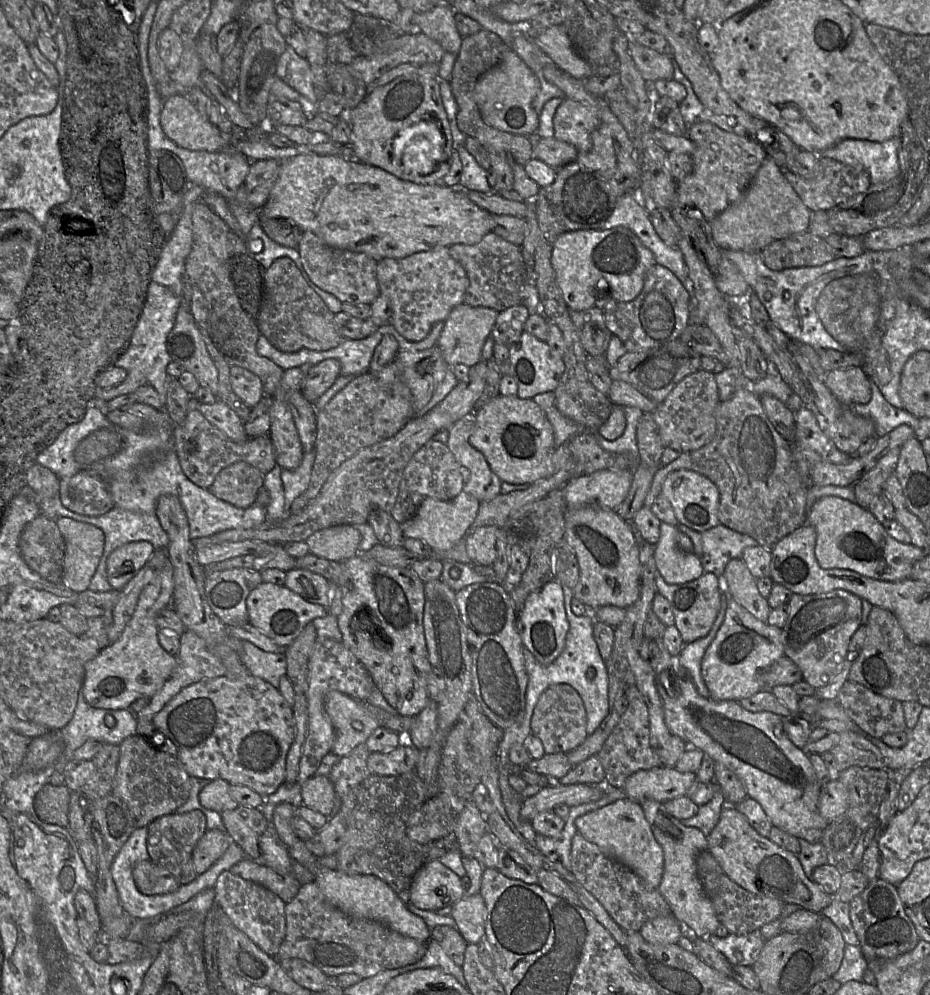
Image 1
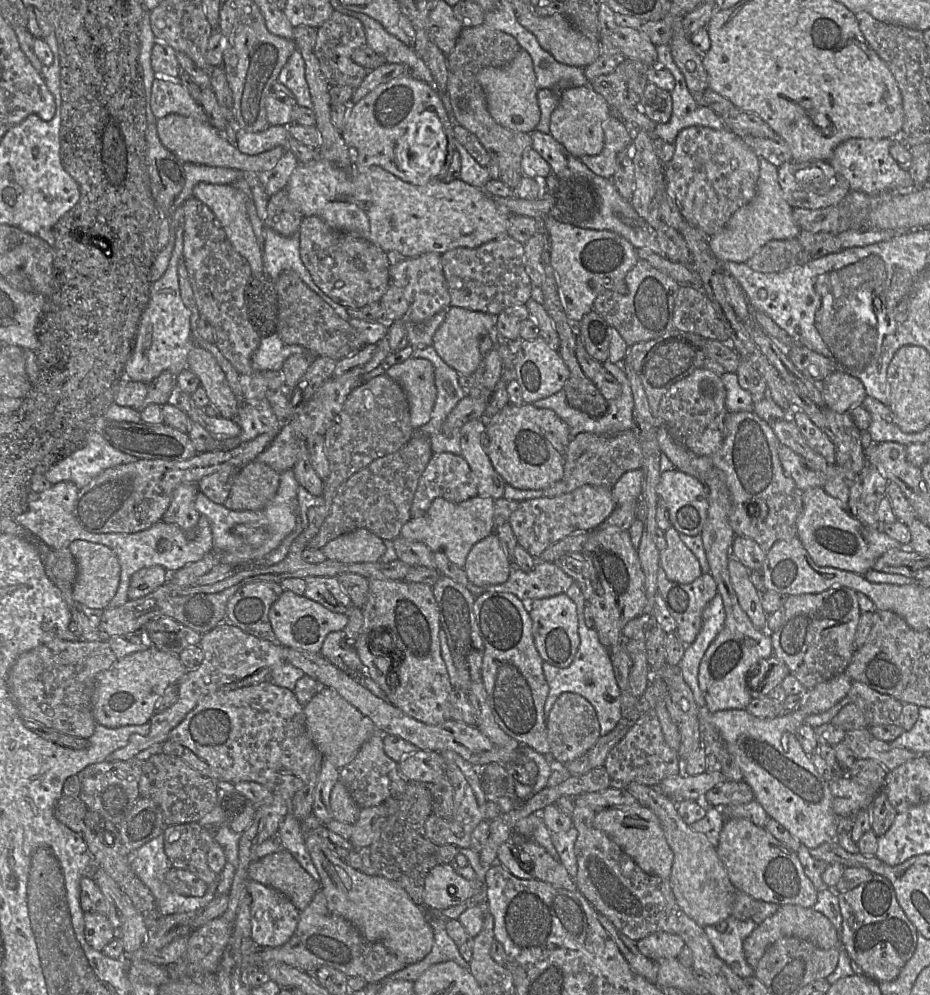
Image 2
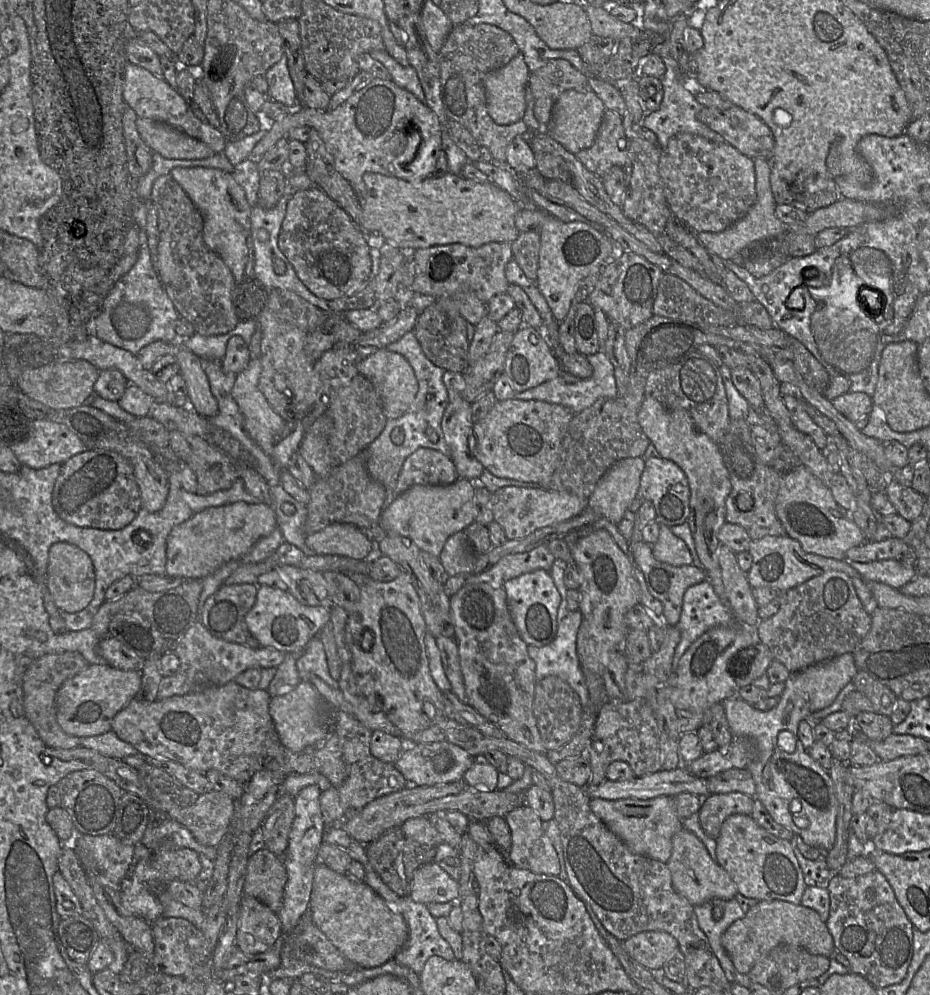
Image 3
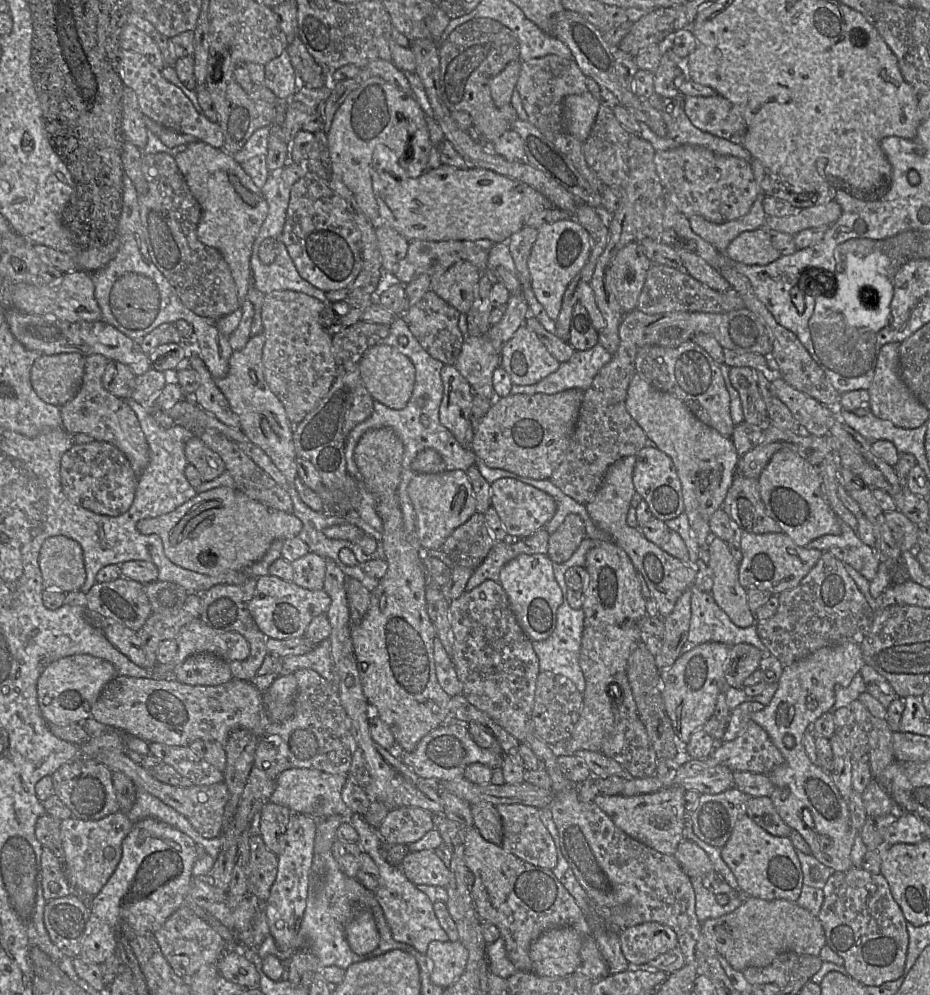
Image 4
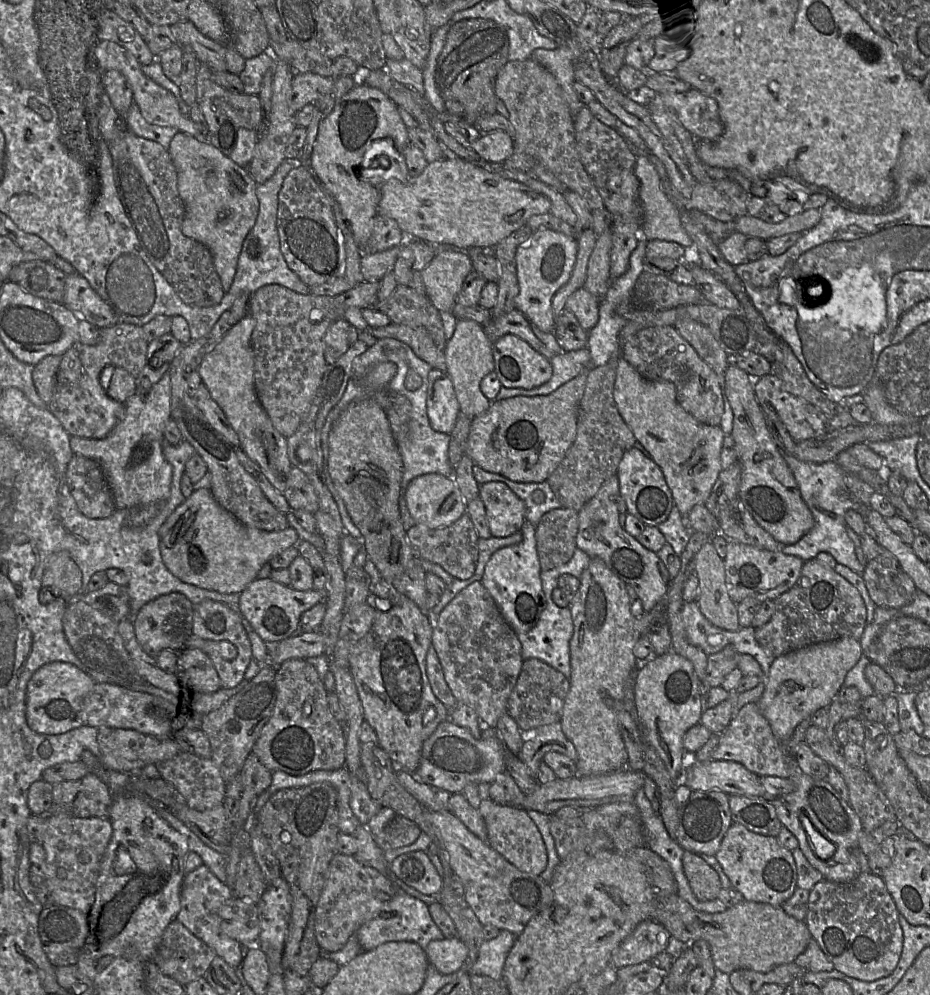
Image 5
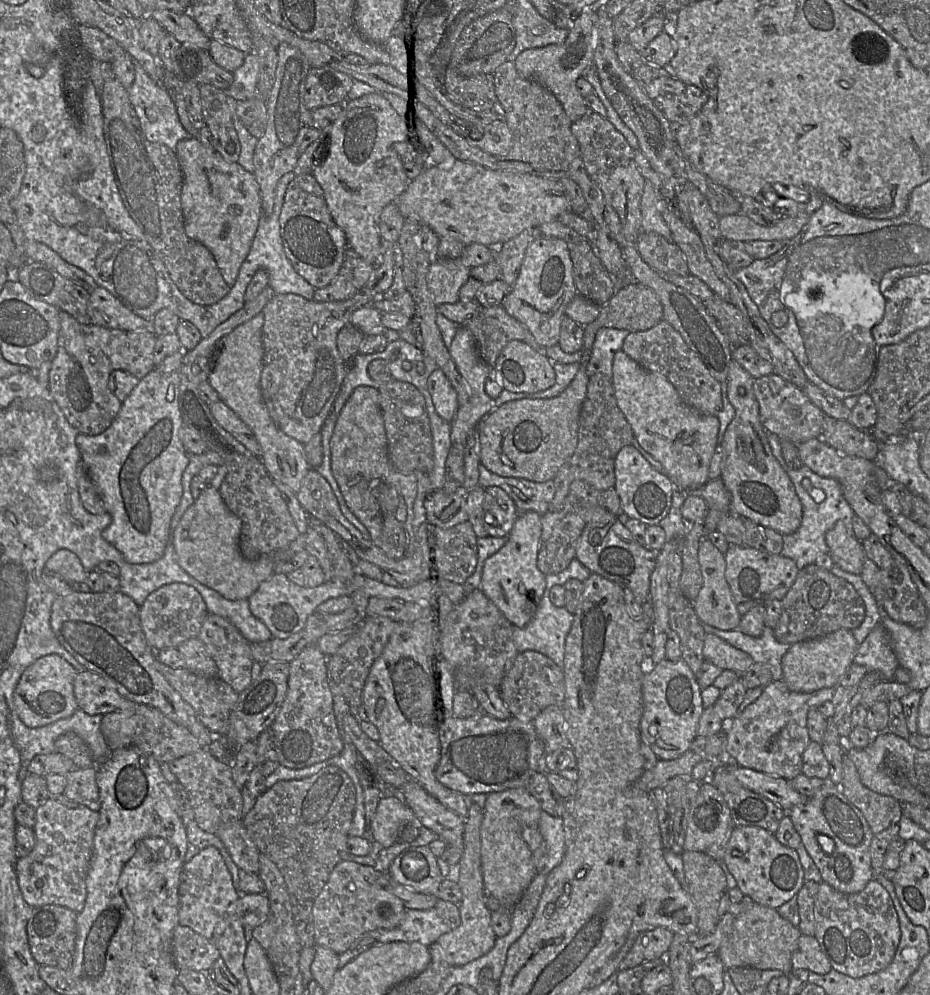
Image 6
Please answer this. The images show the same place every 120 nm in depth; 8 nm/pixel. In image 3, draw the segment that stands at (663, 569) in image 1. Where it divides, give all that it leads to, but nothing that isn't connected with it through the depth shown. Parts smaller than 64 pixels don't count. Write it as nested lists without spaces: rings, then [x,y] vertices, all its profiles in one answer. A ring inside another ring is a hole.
[[[661,525],[658,540],[653,544],[653,554],[657,560],[676,567],[692,565],[693,561],[687,544],[665,525]]]

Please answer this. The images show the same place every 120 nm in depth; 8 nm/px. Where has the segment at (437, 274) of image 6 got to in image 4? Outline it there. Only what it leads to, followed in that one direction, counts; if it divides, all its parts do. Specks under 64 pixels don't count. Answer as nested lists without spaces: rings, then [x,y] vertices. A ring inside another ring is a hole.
[[[459,261],[430,281],[430,290],[460,313],[467,313],[476,296],[481,273],[472,263]]]

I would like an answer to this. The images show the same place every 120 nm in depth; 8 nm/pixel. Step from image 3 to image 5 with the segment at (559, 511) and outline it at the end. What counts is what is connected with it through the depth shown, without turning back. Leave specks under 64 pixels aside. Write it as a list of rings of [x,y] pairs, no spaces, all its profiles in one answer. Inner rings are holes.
[[[492,481],[481,485],[480,498],[486,503],[495,538],[522,532],[526,519],[524,501],[505,483]]]

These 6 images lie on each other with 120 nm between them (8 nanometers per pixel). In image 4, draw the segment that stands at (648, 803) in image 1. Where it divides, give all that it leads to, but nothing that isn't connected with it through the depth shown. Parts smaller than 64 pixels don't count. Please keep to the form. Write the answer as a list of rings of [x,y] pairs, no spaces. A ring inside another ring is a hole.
[[[684,839],[675,854],[683,872],[690,878],[699,877],[706,881],[716,881],[718,874],[707,854],[698,845]]]

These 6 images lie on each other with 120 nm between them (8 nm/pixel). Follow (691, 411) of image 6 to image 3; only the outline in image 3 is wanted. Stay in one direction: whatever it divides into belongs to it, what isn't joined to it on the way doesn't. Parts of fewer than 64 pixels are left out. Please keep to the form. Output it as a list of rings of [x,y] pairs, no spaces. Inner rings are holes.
[[[645,396],[638,411],[638,421],[659,455],[673,461],[687,476],[690,487],[690,513],[687,522],[695,541],[695,550],[707,575],[707,580],[724,606],[729,608],[717,548],[720,544],[718,533],[726,522],[726,500],[731,493],[731,480],[720,446],[695,425],[685,409],[666,409],[659,401]]]

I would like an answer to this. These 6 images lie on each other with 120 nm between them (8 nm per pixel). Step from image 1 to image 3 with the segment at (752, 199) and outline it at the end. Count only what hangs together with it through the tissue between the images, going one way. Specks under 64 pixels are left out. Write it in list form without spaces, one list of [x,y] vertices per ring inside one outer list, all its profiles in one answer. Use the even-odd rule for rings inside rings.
[[[756,157],[753,161],[756,174],[756,201],[748,213],[724,231],[696,233],[697,239],[708,251],[725,261],[736,260],[741,252],[753,242],[776,240],[788,231],[788,227],[775,215],[775,208],[778,203],[771,190],[770,174],[772,165],[769,159]]]

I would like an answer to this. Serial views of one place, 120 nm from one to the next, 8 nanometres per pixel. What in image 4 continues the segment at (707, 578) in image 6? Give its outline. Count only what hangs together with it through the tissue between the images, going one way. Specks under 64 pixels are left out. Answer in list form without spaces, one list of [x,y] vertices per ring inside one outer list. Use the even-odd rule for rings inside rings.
[[[715,537],[707,546],[708,566],[713,573],[711,595],[718,606],[738,627],[756,624],[747,603],[747,589],[739,583],[738,564],[725,541]]]

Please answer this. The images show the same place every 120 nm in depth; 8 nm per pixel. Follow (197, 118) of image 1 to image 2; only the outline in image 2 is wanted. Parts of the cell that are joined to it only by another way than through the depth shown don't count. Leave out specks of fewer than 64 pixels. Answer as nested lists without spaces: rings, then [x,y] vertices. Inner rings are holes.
[[[168,114],[164,117],[156,117],[156,129],[162,144],[183,162],[233,168],[245,173],[260,173],[272,169],[287,151],[285,147],[278,146],[257,155],[242,153],[209,123],[208,118],[206,121],[201,121],[179,114]]]

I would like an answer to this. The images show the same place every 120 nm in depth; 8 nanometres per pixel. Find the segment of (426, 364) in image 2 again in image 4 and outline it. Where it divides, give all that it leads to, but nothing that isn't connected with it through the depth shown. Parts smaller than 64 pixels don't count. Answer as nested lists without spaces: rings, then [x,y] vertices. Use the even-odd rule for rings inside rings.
[[[377,343],[368,347],[357,363],[362,381],[374,402],[392,409],[401,409],[407,404],[415,383],[415,367],[411,360],[397,349]]]

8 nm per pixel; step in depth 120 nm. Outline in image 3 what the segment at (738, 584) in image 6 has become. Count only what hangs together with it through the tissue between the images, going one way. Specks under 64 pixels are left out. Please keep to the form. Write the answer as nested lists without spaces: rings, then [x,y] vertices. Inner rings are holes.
[[[765,536],[751,540],[748,552],[752,557],[752,564],[747,575],[752,588],[765,587],[786,592],[828,571],[841,571],[851,579],[861,578],[849,561],[835,560],[806,552],[797,540],[789,536]]]

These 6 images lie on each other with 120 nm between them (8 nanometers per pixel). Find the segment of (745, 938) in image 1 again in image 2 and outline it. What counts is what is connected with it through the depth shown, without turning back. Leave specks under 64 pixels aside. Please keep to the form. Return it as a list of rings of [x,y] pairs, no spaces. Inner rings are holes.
[[[732,917],[722,920],[726,922],[726,929],[723,932],[716,930],[713,925],[703,926],[703,933],[723,961],[736,975],[742,979],[754,974],[746,960],[742,956],[742,942],[755,929],[753,920],[736,920]]]

